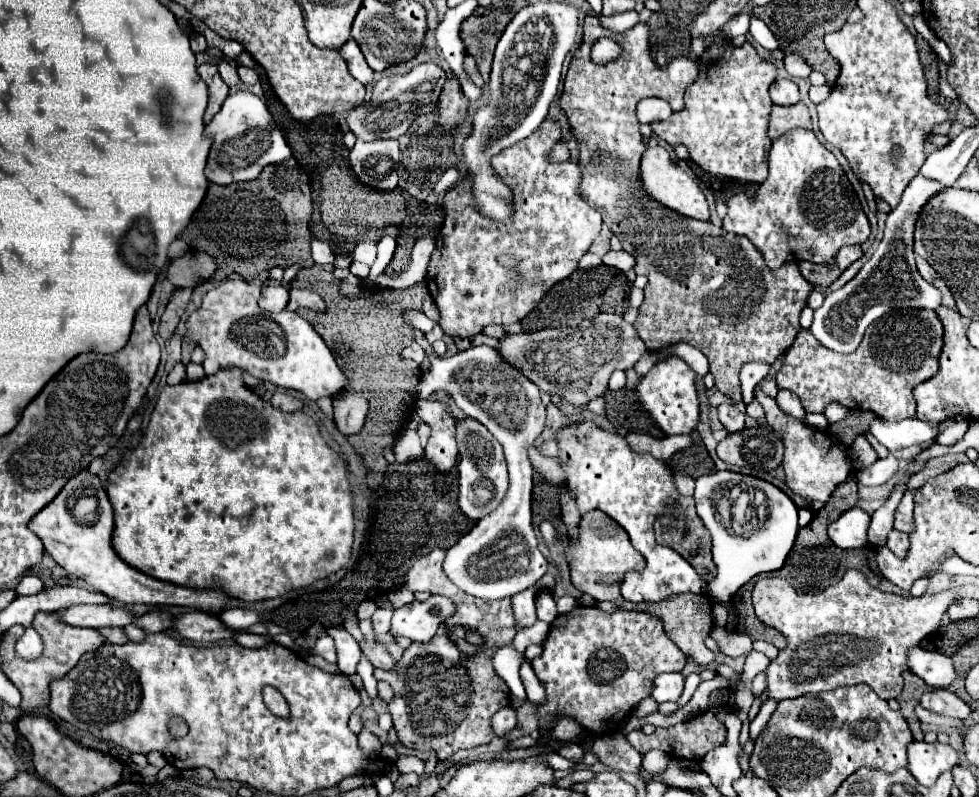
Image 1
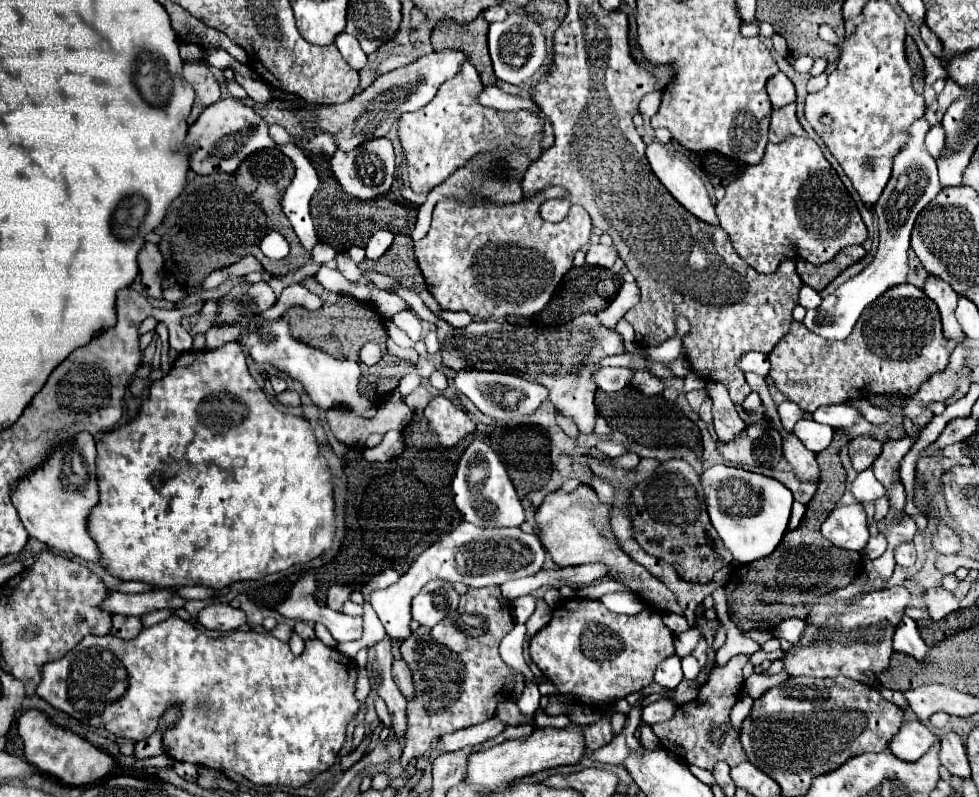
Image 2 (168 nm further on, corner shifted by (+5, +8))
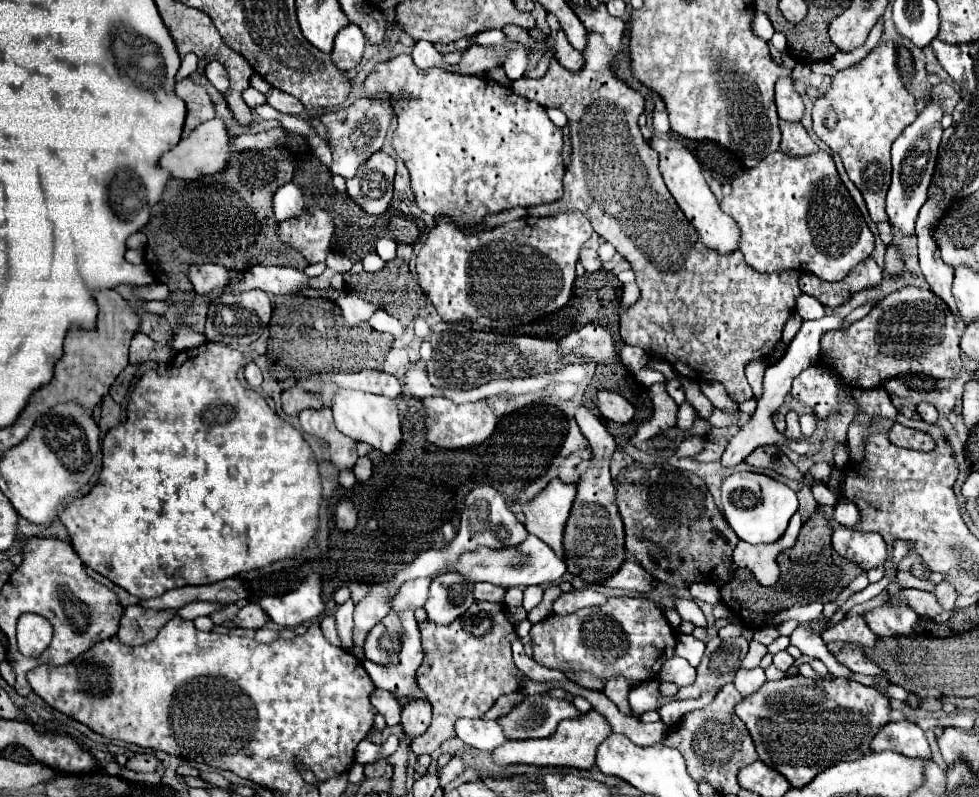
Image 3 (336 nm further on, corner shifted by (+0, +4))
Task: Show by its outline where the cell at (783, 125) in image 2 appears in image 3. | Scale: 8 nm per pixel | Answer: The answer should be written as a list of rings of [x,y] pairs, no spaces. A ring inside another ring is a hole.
[[[780,120],[780,130],[782,130],[782,142],[780,142],[782,152],[790,156],[804,156],[818,150],[818,146],[814,144],[814,140],[808,136],[806,128],[800,122]]]

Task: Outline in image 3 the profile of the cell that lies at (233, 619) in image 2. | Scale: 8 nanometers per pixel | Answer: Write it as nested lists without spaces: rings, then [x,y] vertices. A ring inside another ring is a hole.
[[[250,602],[248,606],[244,606],[244,608],[236,614],[236,618],[232,620],[234,626],[238,626],[238,628],[252,628],[252,630],[262,628],[266,622],[268,622],[266,614],[262,614],[262,610],[258,610],[258,606],[254,606],[252,602]]]

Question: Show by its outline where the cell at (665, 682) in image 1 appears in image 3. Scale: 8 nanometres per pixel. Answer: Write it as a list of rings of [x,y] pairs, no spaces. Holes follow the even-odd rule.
[[[680,656],[666,660],[660,672],[660,682],[672,682],[676,686],[690,686],[694,678],[696,678],[696,670]]]

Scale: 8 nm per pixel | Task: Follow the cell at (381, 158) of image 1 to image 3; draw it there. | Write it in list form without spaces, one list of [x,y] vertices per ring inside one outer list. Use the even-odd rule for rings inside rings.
[[[378,150],[358,168],[354,178],[346,180],[346,192],[364,212],[382,214],[392,200],[394,174],[394,158]]]

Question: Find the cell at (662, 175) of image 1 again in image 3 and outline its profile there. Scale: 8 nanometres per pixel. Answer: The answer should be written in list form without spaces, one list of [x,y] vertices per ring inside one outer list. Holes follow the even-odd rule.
[[[670,148],[668,152],[660,154],[660,172],[664,176],[664,182],[670,190],[670,194],[674,196],[674,200],[678,202],[678,206],[686,214],[686,218],[694,224],[702,242],[706,246],[710,246],[712,250],[718,250],[718,252],[736,250],[740,230],[738,230],[736,222],[720,210],[716,196],[712,194],[712,190],[708,188],[702,172],[700,172],[698,160],[686,148]]]

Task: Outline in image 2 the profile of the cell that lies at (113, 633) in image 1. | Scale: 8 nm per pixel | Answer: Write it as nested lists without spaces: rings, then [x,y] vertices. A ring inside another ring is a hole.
[[[123,614],[113,616],[113,628],[111,628],[111,634],[113,634],[113,636],[123,638],[123,640],[131,640],[131,638],[135,638],[141,630],[143,630],[143,620],[141,620],[141,618],[123,616]]]

